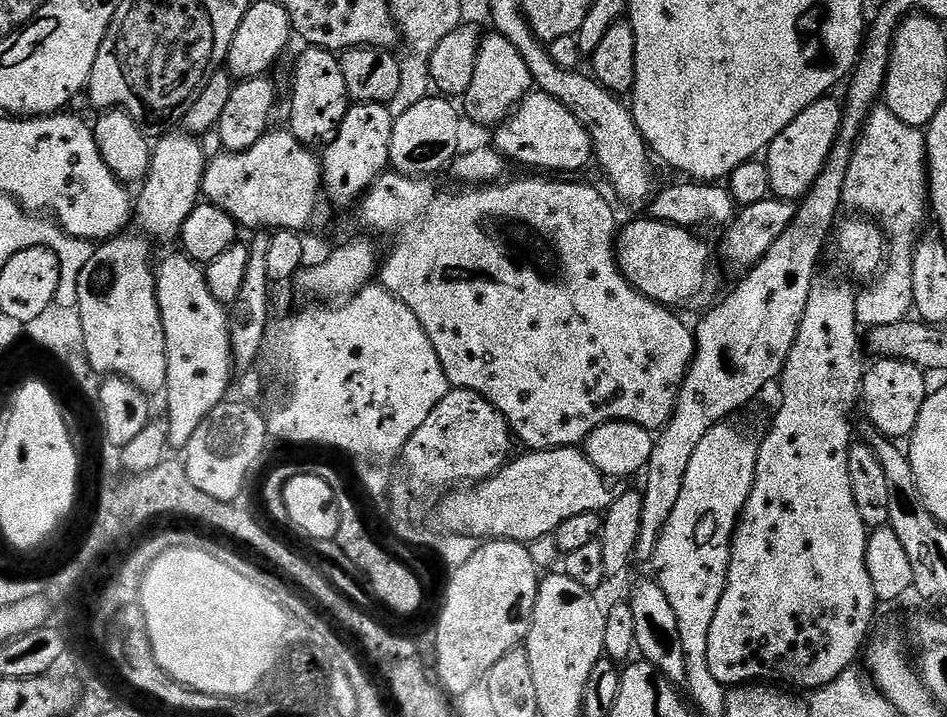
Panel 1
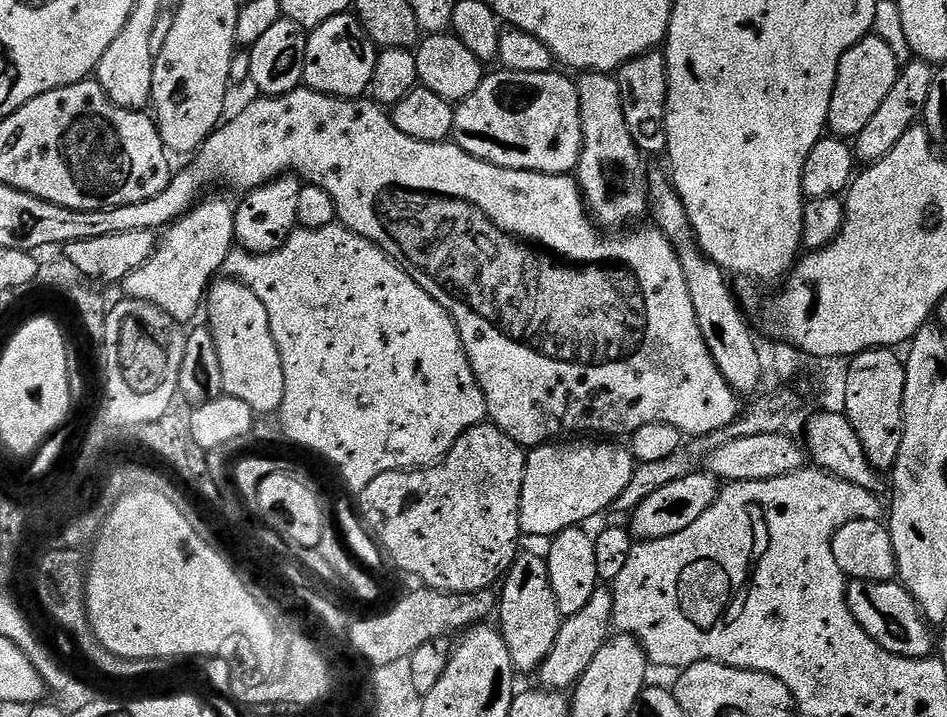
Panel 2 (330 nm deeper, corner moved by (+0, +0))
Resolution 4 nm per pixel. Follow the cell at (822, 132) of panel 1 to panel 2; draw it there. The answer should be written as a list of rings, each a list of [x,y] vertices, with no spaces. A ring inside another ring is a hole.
[[[874,34],[863,36],[853,48],[846,50],[846,54],[841,58],[840,65],[836,71],[836,81],[834,82],[834,92],[830,98],[830,108],[828,110],[827,131],[836,138],[855,138],[874,118],[874,110],[882,106],[882,98],[894,86],[894,82],[900,77],[902,67],[897,53],[882,42]]]

